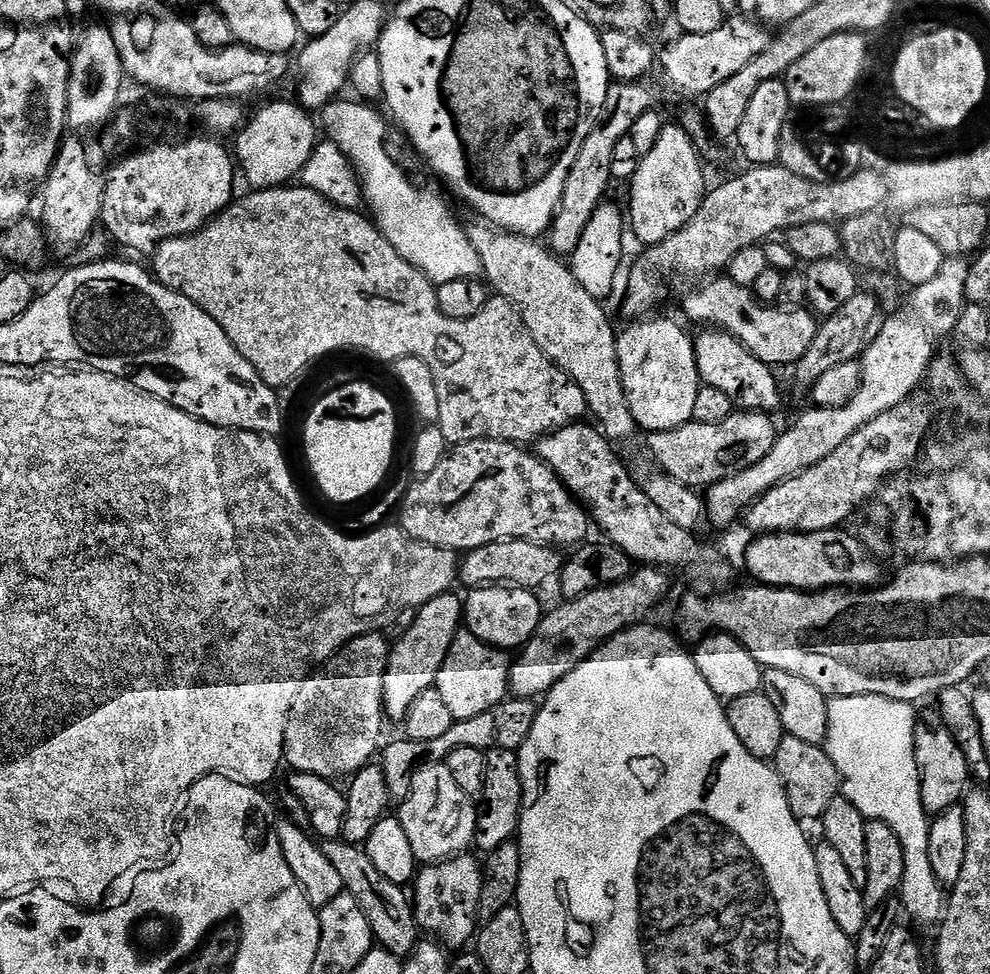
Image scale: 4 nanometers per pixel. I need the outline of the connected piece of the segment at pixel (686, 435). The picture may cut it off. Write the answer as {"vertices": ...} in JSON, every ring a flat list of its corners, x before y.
{"vertices":[[743,410,733,411,732,416,722,422,692,420,674,430,647,433,648,452,653,456,651,459,654,461,655,467,659,468,661,472,682,482,687,488,704,490,717,484,719,480,725,480,727,476,733,476,742,470,750,470,750,466,762,462,762,458,766,458,766,454,770,454,778,435,778,428,772,425,772,420,773,417,767,412,746,412]]}

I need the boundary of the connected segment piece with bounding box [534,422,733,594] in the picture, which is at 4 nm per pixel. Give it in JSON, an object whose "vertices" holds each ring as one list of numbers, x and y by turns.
{"vertices":[[577,422,560,428,556,432,550,432,546,436,541,436,534,444,535,455,543,460,546,466,550,466,554,474,558,474,560,481,581,504,590,509,590,516,595,527,597,524,608,535,605,536,607,543,618,545,637,565,655,566,665,570,677,568,678,571,684,572,685,578,696,587,693,589,697,593,719,594,731,589,733,587,732,568,724,561,723,554,718,549,696,540,700,538,682,530,682,526,674,526,674,522,670,522,670,518,666,518,666,514,662,514,662,510,658,510,658,506,654,506,654,502,646,498,646,494,640,489,637,477,633,473,631,476,624,469,623,462,616,460,616,452,612,448,615,448,613,441,609,440,599,427,588,422]]}

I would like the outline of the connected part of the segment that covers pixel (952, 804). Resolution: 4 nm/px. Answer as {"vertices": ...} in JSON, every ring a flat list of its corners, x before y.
{"vertices":[[921,711,916,717,916,733,914,734,914,758,920,767,920,793,922,806,929,817,935,818,942,812,957,807,970,791,968,780,973,779,972,769,966,762,966,754,962,754,962,746,950,734,946,722,939,711]]}

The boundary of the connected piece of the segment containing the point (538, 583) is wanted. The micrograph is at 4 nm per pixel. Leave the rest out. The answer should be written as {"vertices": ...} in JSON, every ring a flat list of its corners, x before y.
{"vertices":[[499,540,486,546,478,546,463,557,458,568,458,580,469,589,481,586,511,586,540,590,548,579,559,577,562,556,547,544,535,544,532,540]]}

